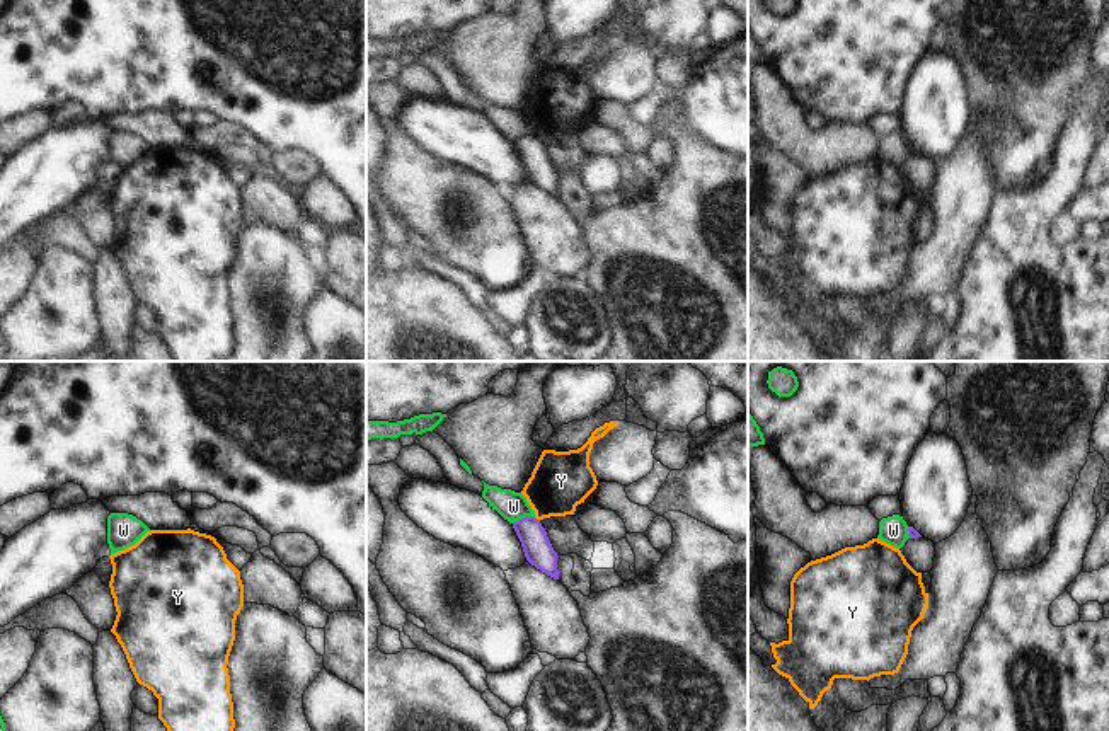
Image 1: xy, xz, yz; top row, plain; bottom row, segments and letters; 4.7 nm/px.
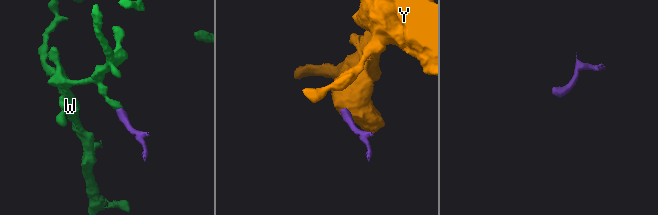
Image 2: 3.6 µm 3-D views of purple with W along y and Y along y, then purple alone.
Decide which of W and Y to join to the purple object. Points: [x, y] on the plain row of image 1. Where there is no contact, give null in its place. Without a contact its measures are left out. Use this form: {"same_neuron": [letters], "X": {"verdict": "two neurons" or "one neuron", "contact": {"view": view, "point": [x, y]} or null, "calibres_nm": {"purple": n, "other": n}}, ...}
{"same_neuron": [], "W": {"verdict": "two neurons", "contact": {"view": "xz", "point": [525, 135]}, "calibres_nm": {"purple": 140, "other": 140}}, "Y": {"verdict": "two neurons", "contact": {"view": "xz", "point": [535, 137]}, "calibres_nm": {"purple": 140, "other": 280}}}

